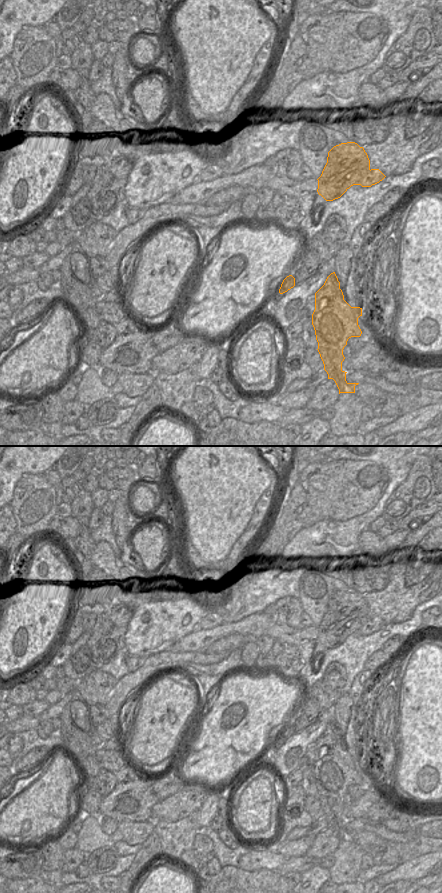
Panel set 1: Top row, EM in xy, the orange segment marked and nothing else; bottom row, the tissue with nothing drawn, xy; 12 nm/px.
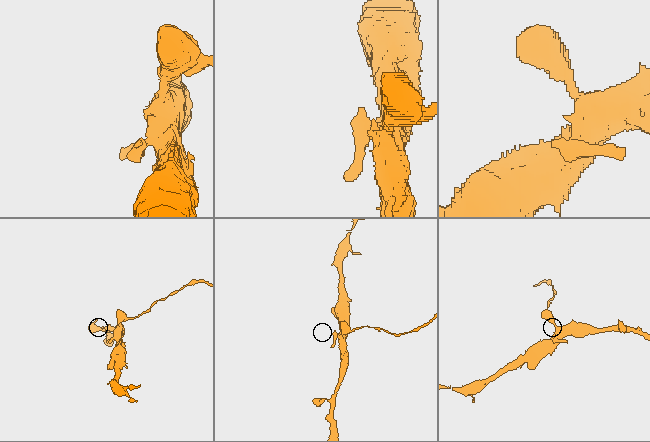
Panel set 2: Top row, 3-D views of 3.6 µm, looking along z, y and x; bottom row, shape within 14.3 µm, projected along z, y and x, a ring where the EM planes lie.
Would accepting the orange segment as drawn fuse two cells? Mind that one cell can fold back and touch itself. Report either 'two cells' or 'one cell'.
two cells

